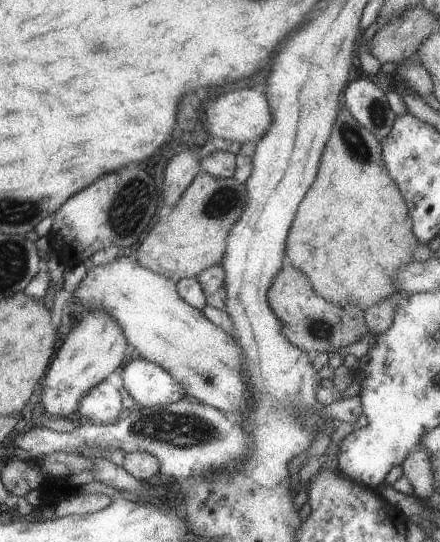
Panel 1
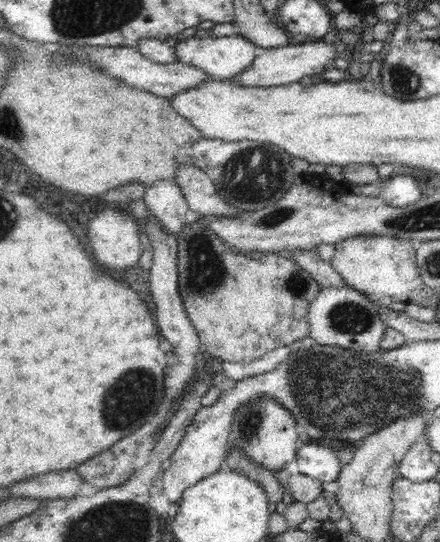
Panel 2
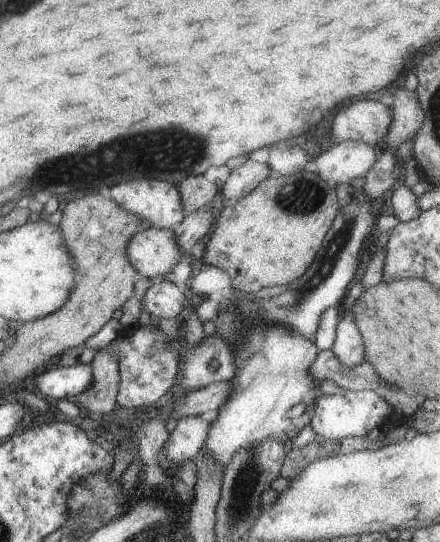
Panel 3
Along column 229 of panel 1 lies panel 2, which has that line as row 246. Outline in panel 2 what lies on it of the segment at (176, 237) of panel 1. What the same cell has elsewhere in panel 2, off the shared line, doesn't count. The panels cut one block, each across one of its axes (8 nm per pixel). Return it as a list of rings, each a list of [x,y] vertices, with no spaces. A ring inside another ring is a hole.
[[[190,216],[180,234],[178,286],[184,311],[200,337],[202,356],[243,365],[260,359],[277,347],[309,336],[308,310],[321,288],[306,270],[287,257],[272,252],[245,252],[227,246],[214,231],[203,229],[203,224]]]

